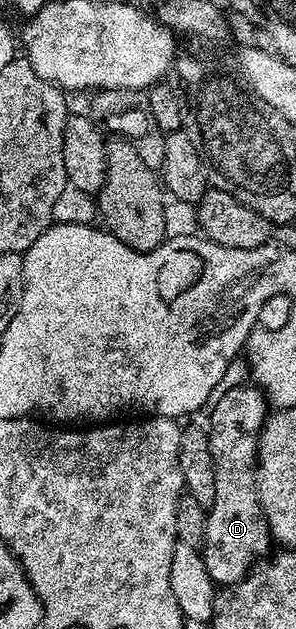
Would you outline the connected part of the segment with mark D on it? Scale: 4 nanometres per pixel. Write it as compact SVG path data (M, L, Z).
M248 385L231 387L221 399L218 397L212 403L213 411L211 411L212 406L208 411L210 414L207 433L215 468L215 500L207 508L205 516L207 528L203 543L203 557L211 580L221 588L229 588L233 583L240 582L254 569L253 561L261 557L264 559L270 553L269 546L271 547L269 525L257 495L257 444L261 440L261 429L265 427L267 395L256 385Z

